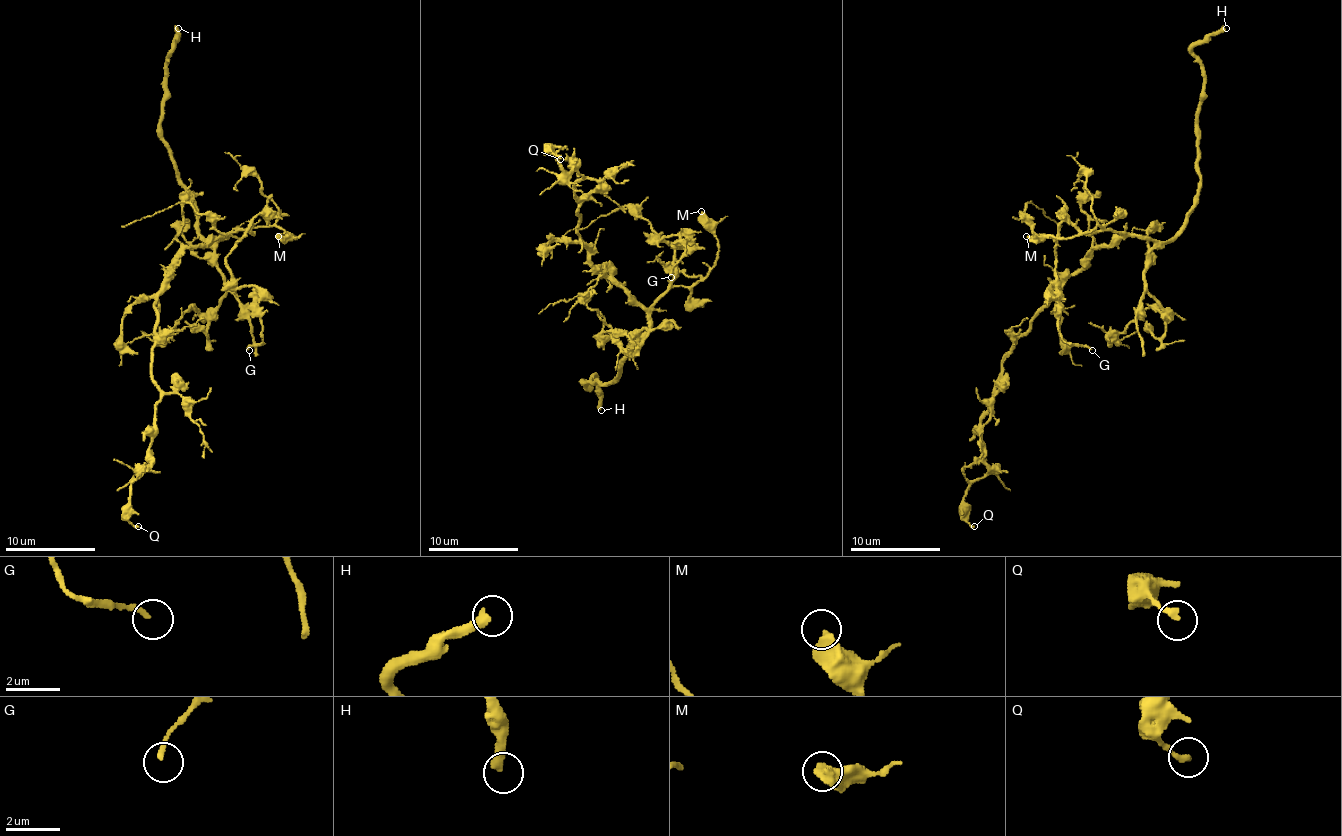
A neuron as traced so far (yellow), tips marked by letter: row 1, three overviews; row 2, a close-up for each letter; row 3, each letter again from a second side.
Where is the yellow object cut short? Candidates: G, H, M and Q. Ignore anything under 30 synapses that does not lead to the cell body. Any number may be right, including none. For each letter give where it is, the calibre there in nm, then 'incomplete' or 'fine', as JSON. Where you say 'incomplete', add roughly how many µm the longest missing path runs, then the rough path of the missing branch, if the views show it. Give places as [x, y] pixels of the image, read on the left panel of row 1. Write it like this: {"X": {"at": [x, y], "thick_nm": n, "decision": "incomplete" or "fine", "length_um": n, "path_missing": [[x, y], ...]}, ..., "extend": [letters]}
{"G": {"at": [249, 350], "thick_nm": 190, "decision": "fine"}, "H": {"at": [178, 28], "thick_nm": 360, "decision": "incomplete", "length_um": 90, "path_missing": [[178, 28], [176, 5], [160, 153], [176, 196], [280, 248], [260, 220], [285, 148], [190, 107]]}, "M": {"at": [278, 236], "thick_nm": 440, "decision": "fine"}, "Q": {"at": [138, 526], "thick_nm": 240, "decision": "fine"}, "extend": ["H"]}

